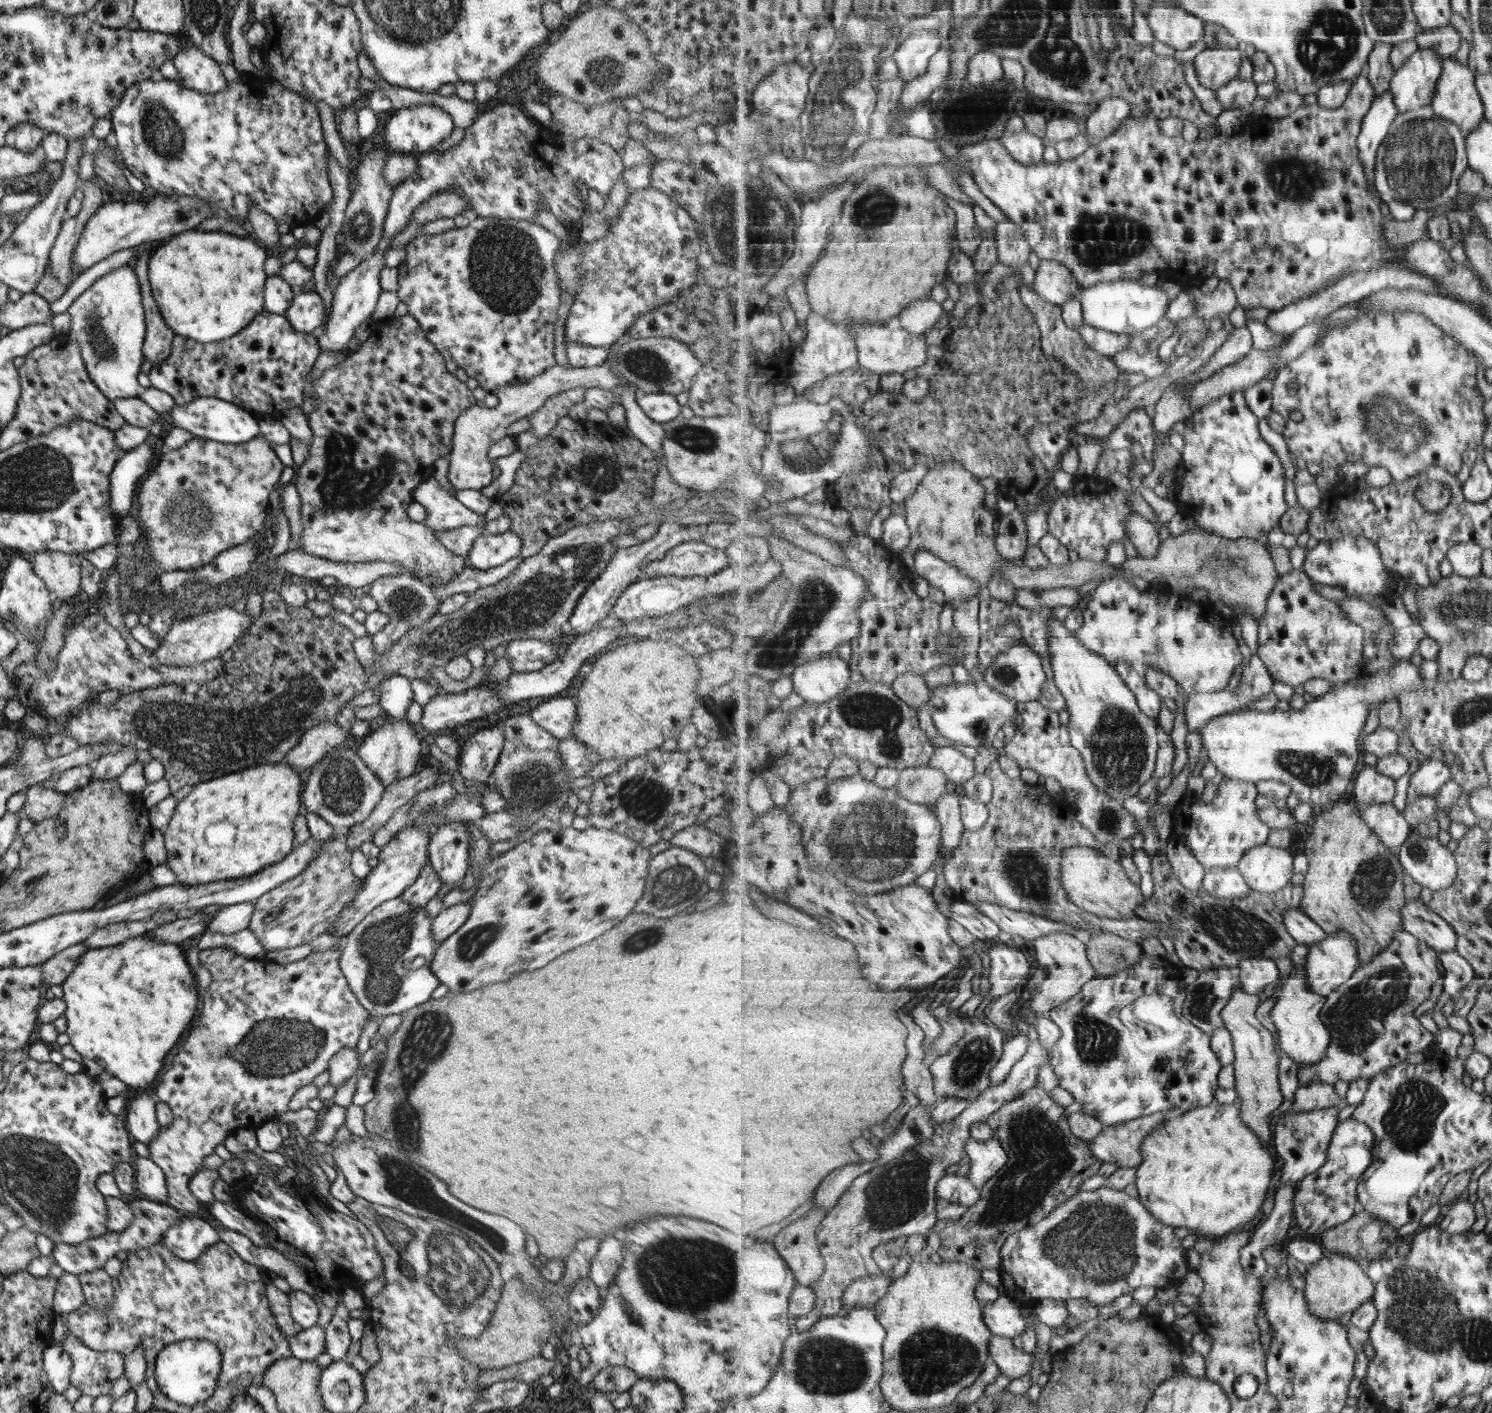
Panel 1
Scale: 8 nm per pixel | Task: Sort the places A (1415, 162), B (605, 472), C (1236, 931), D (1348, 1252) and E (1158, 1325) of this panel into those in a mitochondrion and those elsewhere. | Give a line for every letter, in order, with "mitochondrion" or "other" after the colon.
A: mitochondrion
B: mitochondrion
C: mitochondrion
D: other
E: other

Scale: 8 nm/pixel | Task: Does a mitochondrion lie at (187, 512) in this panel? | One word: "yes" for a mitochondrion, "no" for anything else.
yes

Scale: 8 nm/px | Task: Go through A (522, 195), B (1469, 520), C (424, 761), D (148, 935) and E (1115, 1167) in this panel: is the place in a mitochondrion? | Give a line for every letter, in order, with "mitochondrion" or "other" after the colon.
A: other
B: other
C: other
D: other
E: other

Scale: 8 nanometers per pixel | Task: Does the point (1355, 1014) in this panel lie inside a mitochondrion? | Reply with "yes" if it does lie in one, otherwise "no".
yes

